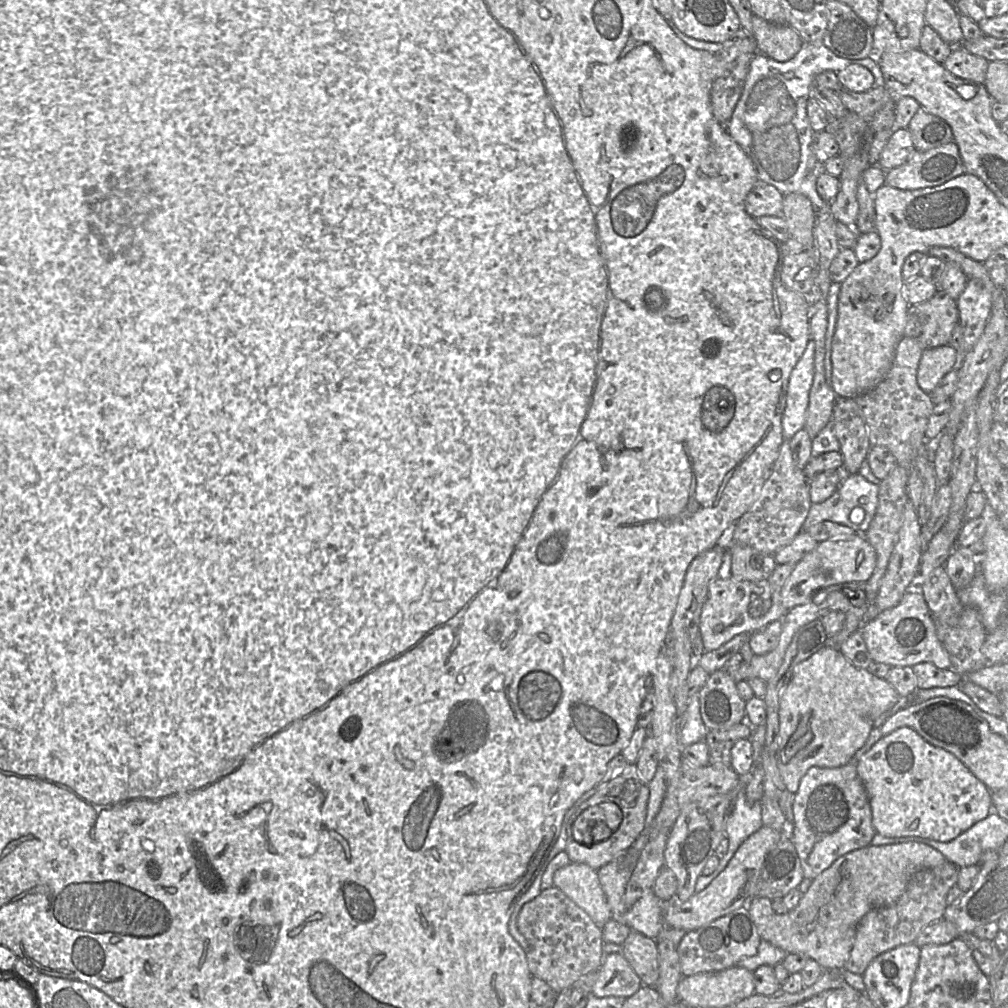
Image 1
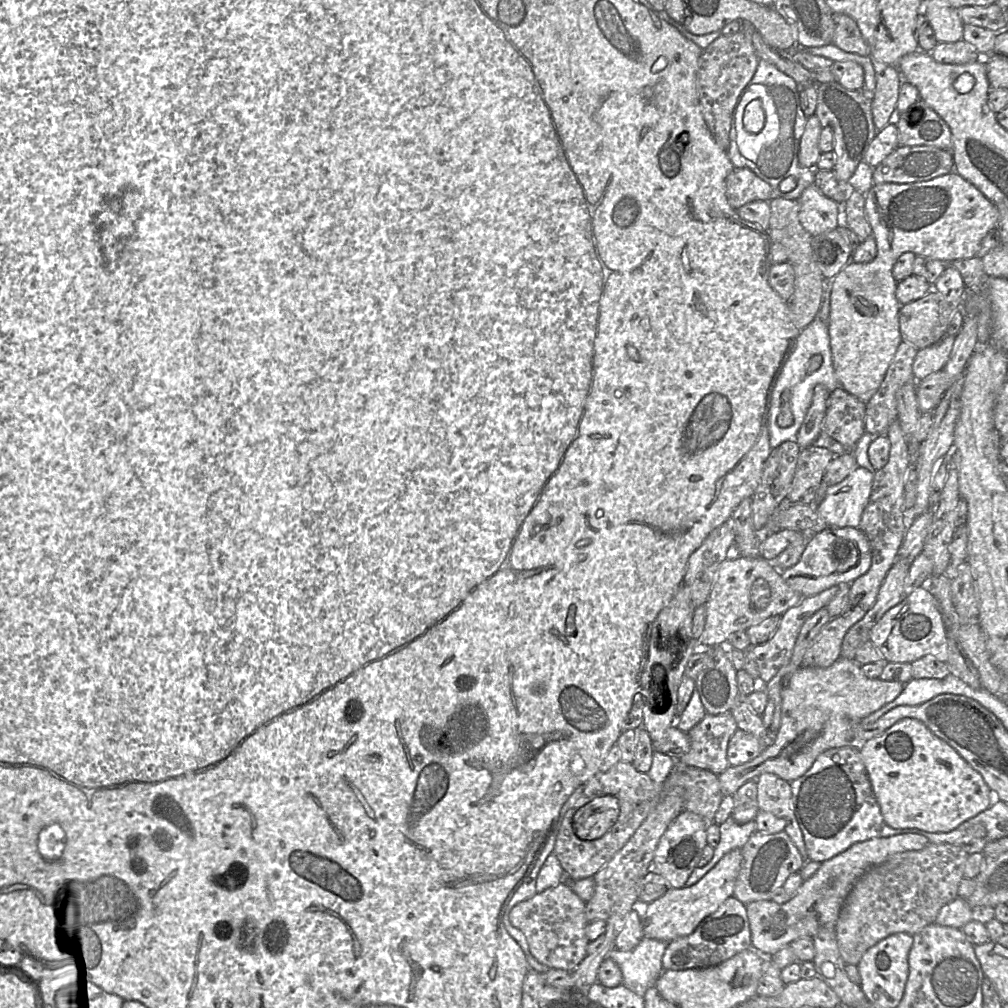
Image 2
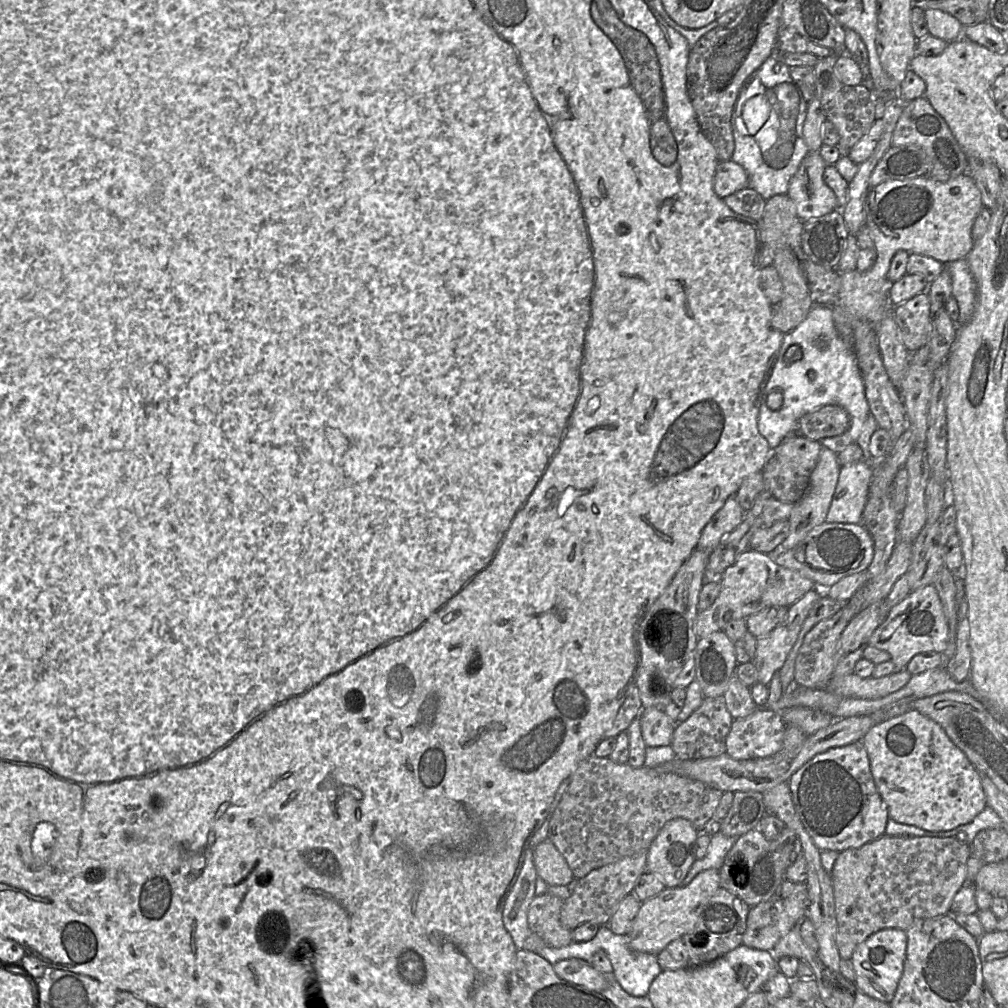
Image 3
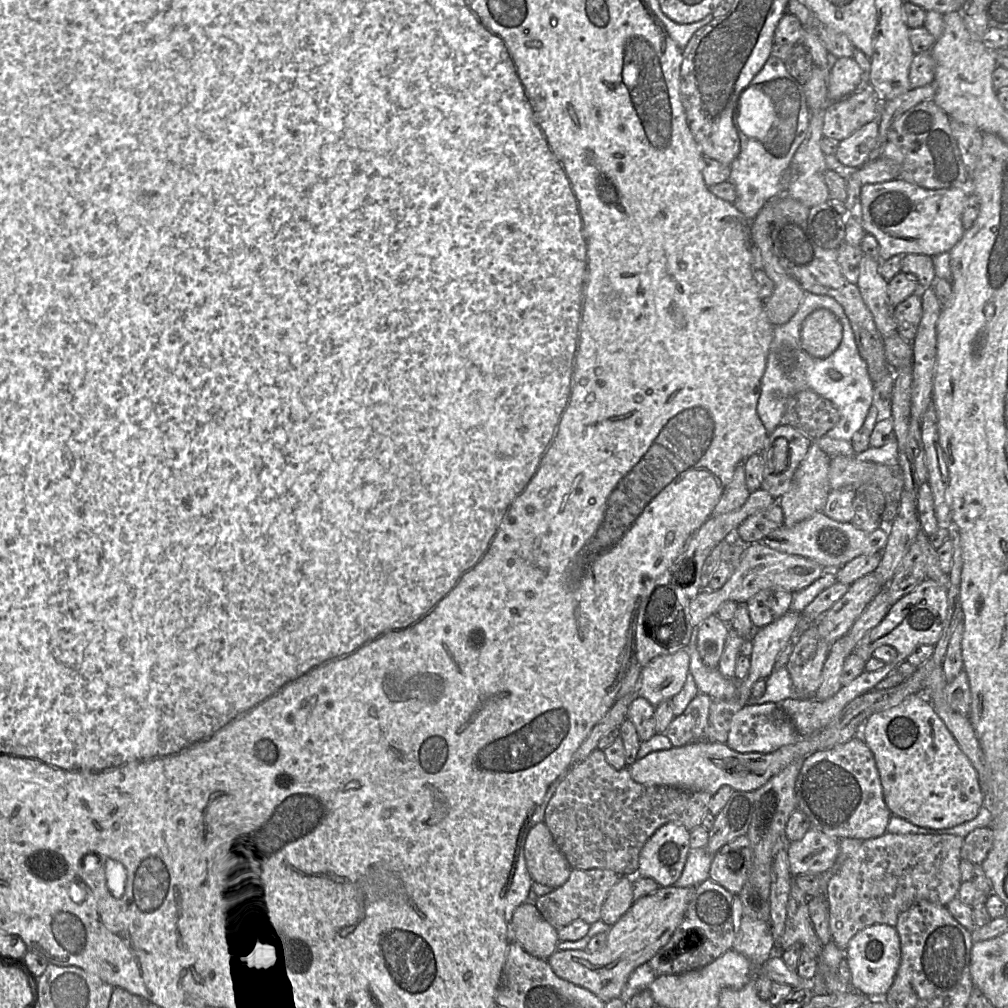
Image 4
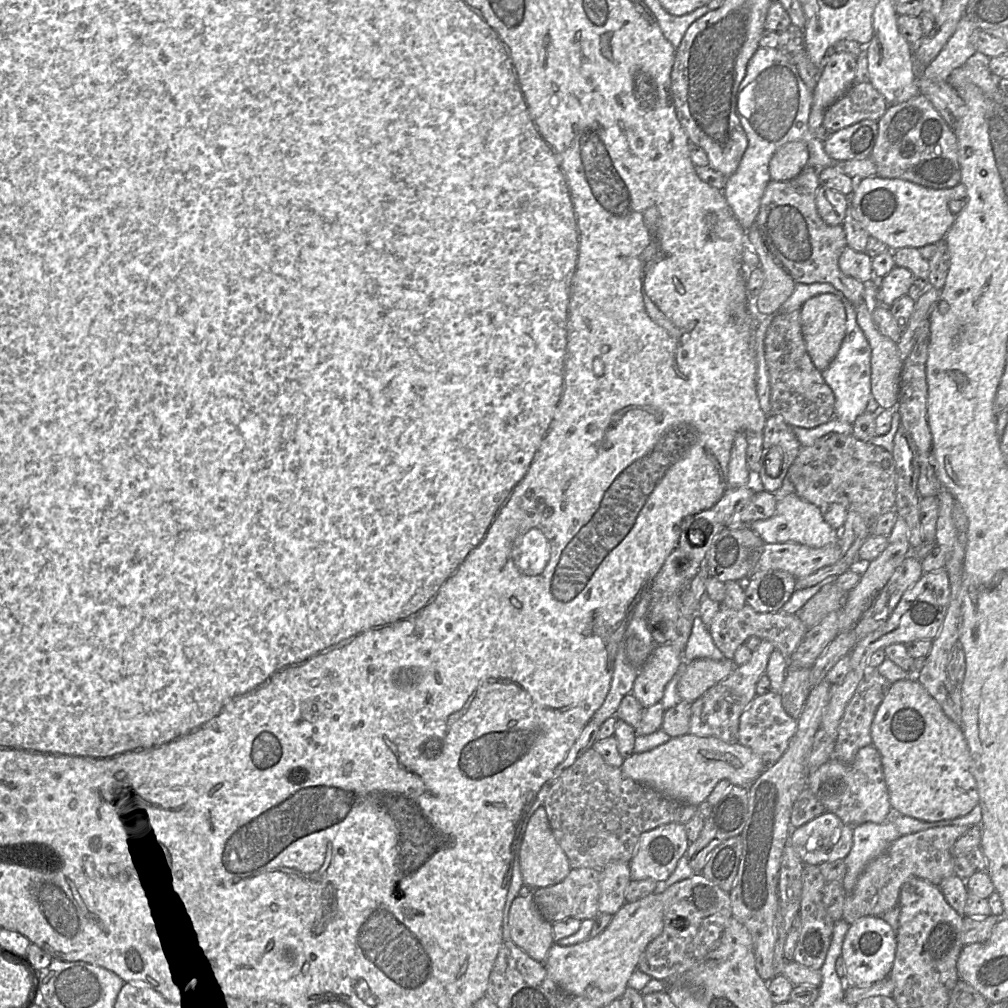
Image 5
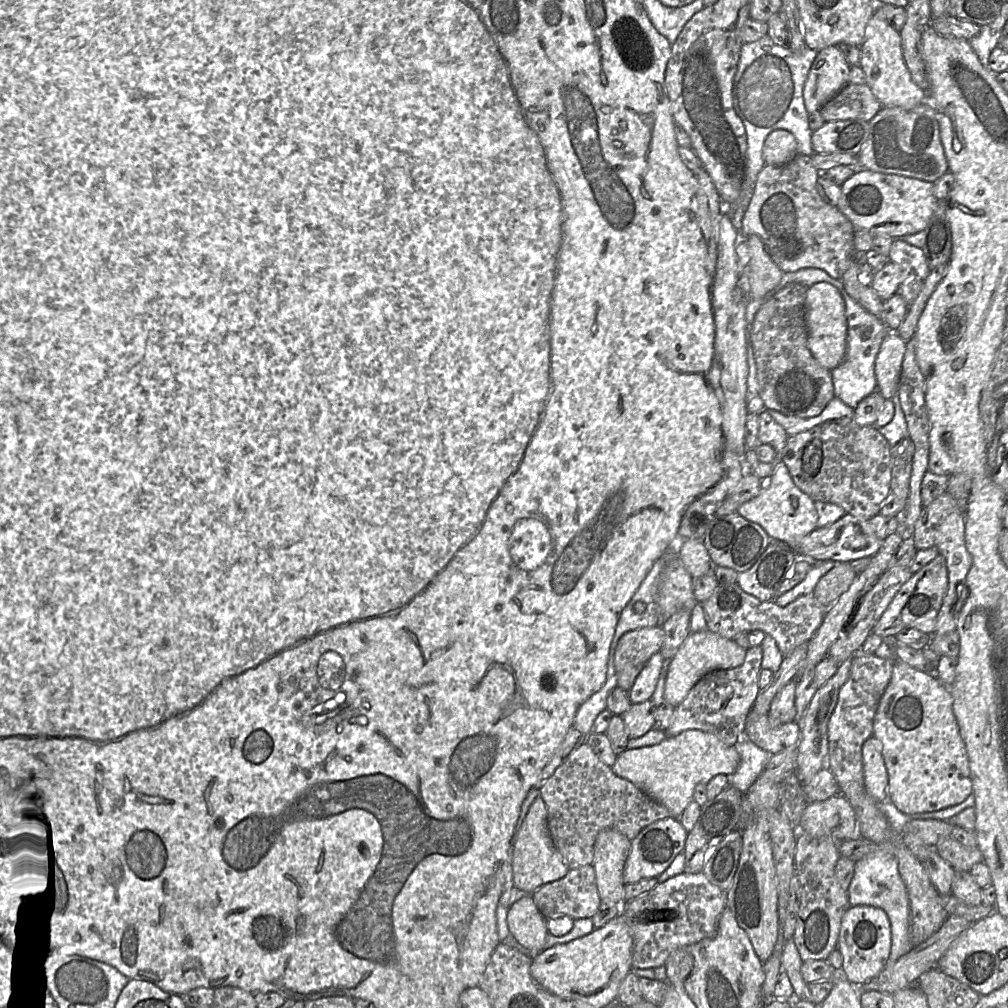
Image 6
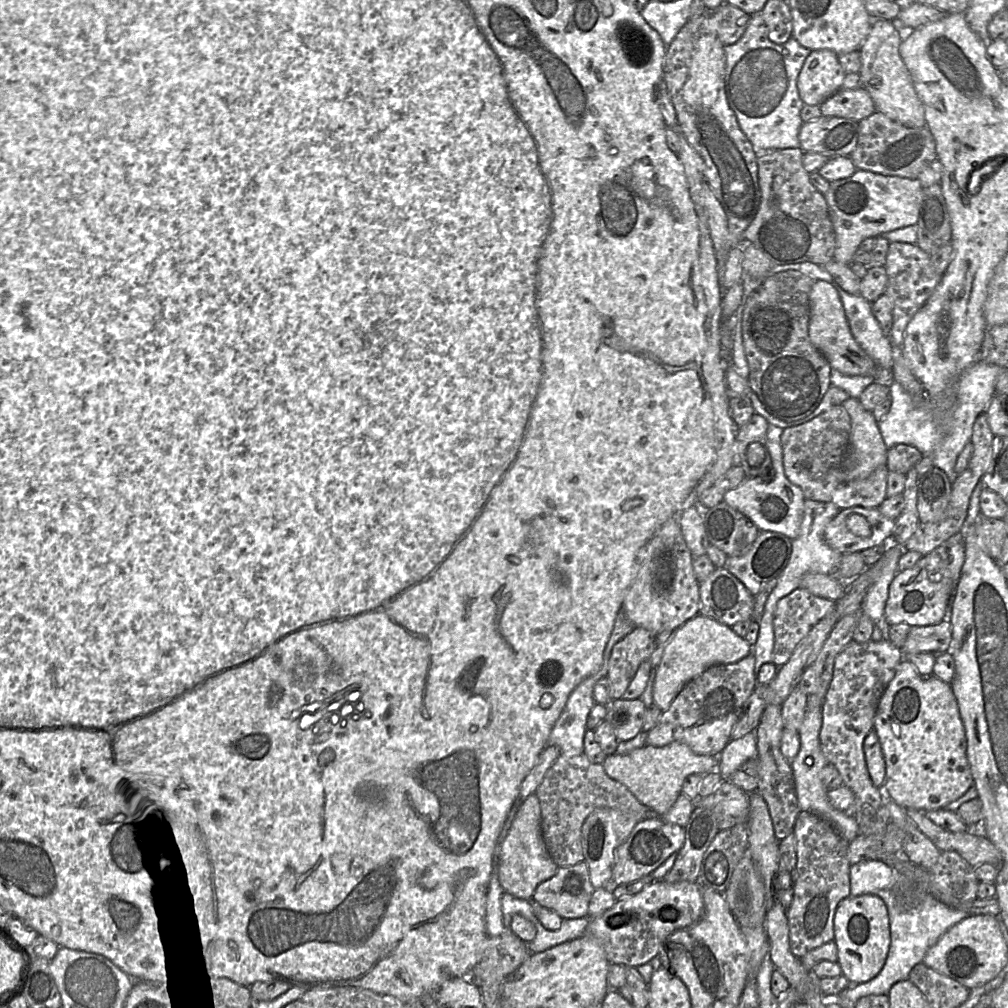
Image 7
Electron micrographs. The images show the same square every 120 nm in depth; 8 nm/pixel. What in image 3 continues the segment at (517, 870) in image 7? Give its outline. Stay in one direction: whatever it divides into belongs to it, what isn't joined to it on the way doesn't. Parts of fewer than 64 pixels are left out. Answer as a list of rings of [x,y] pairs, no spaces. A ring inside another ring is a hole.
[[[549,838],[535,847],[533,856],[537,875],[549,886],[567,885],[574,879],[565,858]]]

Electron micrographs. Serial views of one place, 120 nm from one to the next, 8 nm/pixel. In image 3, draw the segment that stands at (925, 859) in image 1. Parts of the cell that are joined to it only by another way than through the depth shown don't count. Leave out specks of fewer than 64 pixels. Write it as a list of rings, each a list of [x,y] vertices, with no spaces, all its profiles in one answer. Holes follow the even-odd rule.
[[[808,891],[792,894],[788,897],[780,897],[775,893],[769,900],[760,902],[750,907],[746,921],[746,930],[742,936],[742,945],[773,952],[777,942],[785,936],[795,925],[807,916],[809,906]]]

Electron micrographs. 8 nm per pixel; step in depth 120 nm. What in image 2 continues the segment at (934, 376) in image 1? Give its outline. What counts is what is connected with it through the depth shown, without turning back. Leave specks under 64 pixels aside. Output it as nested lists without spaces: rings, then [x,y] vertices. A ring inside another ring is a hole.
[[[947,334],[939,342],[918,349],[912,365],[916,381],[923,380],[928,375],[944,369],[949,360],[955,338]]]

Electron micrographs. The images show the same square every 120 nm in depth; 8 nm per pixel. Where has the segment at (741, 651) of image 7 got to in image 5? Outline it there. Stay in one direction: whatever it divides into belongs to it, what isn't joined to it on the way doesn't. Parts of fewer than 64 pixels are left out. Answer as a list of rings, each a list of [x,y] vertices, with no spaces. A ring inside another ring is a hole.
[[[699,658],[687,664],[681,676],[677,690],[682,701],[693,703],[709,688],[726,679],[735,669],[733,660],[717,661],[709,658]]]

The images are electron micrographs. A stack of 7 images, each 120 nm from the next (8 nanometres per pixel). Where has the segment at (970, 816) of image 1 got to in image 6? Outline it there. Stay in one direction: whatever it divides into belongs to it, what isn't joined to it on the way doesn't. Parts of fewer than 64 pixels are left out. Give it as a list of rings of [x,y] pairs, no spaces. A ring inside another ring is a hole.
[[[896,660],[892,672],[892,678],[880,700],[876,715],[874,717],[872,736],[874,736],[879,741],[880,751],[882,757],[884,758],[885,766],[887,769],[888,799],[900,812],[906,815],[936,812],[963,803],[973,793],[973,784],[969,768],[968,755],[966,752],[965,744],[960,735],[956,717],[954,715],[953,697],[950,688],[946,687],[934,674],[918,671],[903,661]]]

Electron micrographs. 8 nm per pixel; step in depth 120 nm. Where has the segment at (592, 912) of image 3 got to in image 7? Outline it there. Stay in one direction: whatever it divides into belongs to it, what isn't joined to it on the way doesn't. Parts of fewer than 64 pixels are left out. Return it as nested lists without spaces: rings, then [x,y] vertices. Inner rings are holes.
[[[583,861],[559,867],[553,877],[536,887],[532,899],[563,919],[584,918],[588,917],[594,890],[588,865]]]

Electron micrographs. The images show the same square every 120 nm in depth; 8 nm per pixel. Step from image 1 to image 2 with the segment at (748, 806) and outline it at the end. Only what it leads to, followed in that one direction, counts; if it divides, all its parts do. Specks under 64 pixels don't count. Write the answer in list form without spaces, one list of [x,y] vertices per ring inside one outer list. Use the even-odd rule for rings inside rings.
[[[730,816],[724,823],[720,824],[720,841],[714,850],[712,859],[703,867],[697,866],[688,877],[685,886],[697,883],[728,852],[741,849],[755,831],[757,831],[756,820],[739,824]]]

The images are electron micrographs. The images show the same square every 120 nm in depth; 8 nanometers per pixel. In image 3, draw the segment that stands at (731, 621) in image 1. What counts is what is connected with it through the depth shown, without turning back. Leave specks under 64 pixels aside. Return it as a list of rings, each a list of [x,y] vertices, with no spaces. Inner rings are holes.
[[[746,550],[721,574],[721,590],[712,605],[705,611],[698,612],[694,623],[696,635],[701,638],[723,631],[730,620],[746,619],[768,607],[789,607],[814,586],[812,580],[799,572],[778,565],[772,554]]]

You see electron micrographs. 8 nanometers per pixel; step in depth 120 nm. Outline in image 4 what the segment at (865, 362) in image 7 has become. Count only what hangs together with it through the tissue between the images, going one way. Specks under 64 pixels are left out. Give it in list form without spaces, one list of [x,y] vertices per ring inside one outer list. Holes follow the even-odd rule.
[[[820,308],[809,314],[801,327],[801,346],[812,357],[827,358],[840,345],[843,326],[829,310]]]

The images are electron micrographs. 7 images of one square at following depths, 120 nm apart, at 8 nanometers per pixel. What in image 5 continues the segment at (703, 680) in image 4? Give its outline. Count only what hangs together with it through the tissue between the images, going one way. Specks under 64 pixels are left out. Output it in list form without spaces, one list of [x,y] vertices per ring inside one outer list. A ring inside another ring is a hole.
[[[697,615],[693,621],[693,627],[683,652],[683,660],[688,663],[699,658],[709,658],[717,661],[725,660],[725,656],[715,645],[709,629]]]

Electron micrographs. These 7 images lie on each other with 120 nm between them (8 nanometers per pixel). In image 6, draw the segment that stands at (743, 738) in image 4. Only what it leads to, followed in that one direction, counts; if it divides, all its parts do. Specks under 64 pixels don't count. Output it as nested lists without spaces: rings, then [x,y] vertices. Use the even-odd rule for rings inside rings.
[[[750,711],[744,731],[745,738],[771,755],[788,748],[796,748],[800,740],[800,725],[793,721],[779,726],[771,726],[768,714]]]

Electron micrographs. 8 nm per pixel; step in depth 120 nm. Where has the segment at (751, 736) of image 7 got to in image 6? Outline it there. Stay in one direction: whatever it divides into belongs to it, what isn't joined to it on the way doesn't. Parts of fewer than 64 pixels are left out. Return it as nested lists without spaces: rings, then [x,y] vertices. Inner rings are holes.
[[[742,737],[734,747],[739,754],[740,762],[737,770],[727,776],[727,780],[729,786],[747,793],[762,774],[771,754],[745,737]]]

